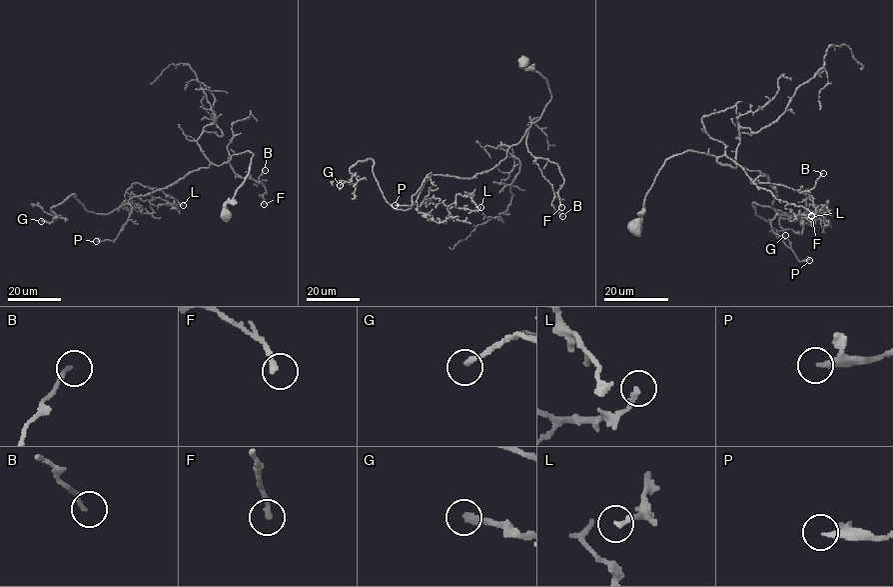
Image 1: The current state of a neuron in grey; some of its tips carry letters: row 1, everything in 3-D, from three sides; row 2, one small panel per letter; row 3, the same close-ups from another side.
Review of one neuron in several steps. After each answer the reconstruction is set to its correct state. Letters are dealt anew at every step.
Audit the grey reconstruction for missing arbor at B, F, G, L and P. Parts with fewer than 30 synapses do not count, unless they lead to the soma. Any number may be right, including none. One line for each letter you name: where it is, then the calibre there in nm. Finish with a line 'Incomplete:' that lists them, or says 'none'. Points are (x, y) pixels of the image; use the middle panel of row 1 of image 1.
G: place (340, 185); calibre 240 nm
P: place (395, 205); calibre 240 nm
Incomplete: G, P

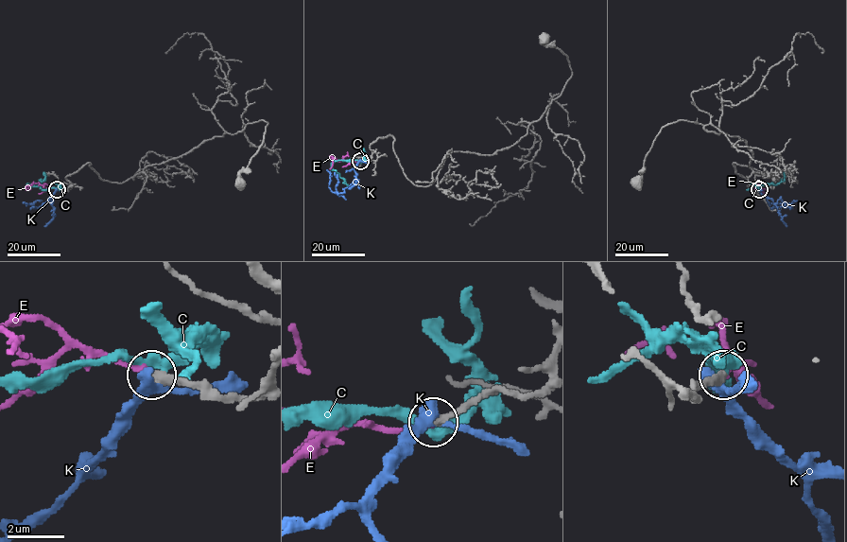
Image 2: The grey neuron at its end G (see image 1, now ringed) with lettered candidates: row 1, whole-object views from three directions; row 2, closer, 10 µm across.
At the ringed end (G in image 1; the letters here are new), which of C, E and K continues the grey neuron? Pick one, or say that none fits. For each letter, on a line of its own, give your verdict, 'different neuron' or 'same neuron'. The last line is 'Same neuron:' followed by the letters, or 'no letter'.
C: different neuron
E: same neuron
K: different neuron
Same neuron: E

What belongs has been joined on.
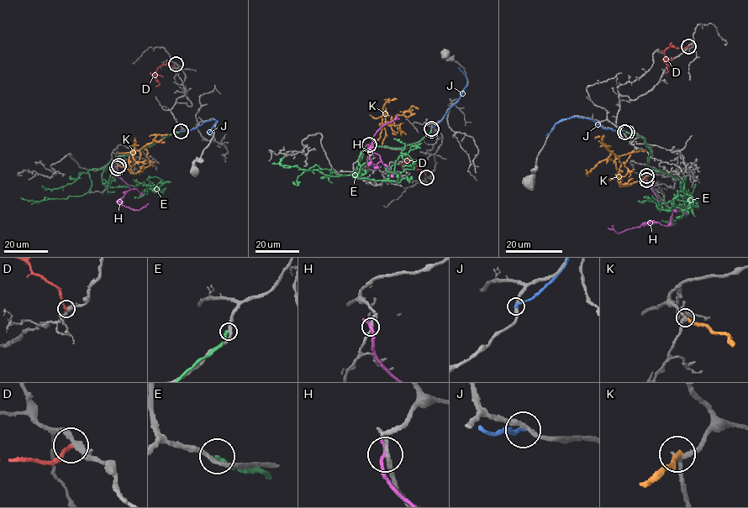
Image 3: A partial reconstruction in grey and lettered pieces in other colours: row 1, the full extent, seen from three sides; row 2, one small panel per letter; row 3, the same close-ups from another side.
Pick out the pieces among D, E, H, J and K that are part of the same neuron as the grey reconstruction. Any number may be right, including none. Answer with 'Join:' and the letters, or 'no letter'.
Join: no letter

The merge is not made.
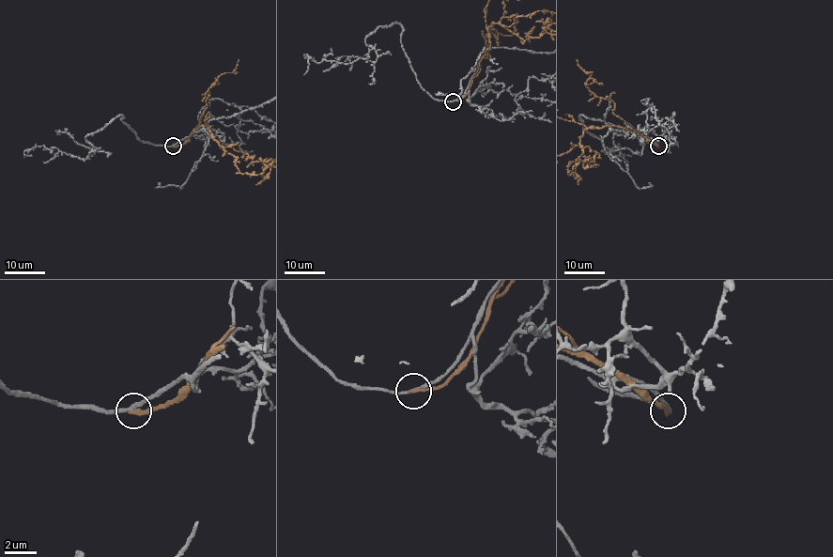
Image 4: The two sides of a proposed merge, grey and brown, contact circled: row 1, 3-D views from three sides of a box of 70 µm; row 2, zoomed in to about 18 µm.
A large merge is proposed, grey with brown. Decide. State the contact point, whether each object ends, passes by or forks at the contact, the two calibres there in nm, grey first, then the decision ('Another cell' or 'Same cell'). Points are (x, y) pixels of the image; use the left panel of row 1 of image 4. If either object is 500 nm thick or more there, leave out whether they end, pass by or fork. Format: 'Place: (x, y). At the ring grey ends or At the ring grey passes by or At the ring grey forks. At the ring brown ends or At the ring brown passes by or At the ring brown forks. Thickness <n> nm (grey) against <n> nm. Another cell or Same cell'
Place: (173, 146). At the ring grey passes by. At the ring brown ends. Thickness 200 nm (grey) against 260 nm. Another cell

